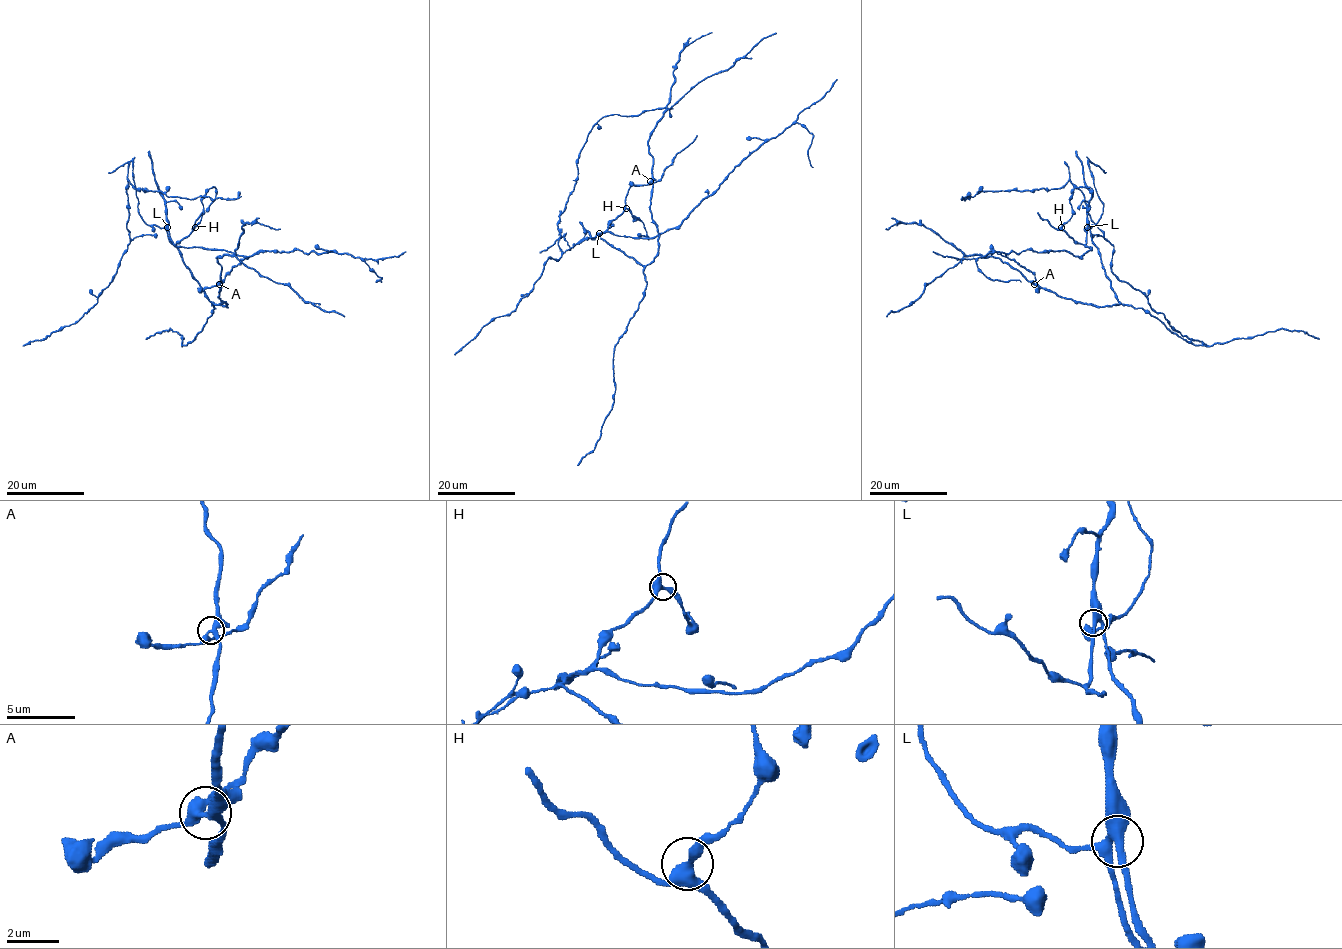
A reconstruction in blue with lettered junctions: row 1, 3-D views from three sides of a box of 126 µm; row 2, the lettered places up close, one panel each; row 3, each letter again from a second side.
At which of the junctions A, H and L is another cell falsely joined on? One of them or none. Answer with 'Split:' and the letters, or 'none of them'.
Split: A

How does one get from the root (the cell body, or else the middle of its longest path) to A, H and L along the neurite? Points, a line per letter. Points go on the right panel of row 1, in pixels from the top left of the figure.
A: (1104, 271), (1119, 301), (1117, 305), (1095, 306), (1076, 303), (1034, 284)
H: (1104, 271), (1090, 229), (1087, 229), (1087, 241), (1082, 244), (1061, 227)
L: (1104, 271), (1100, 253), (1087, 227)

